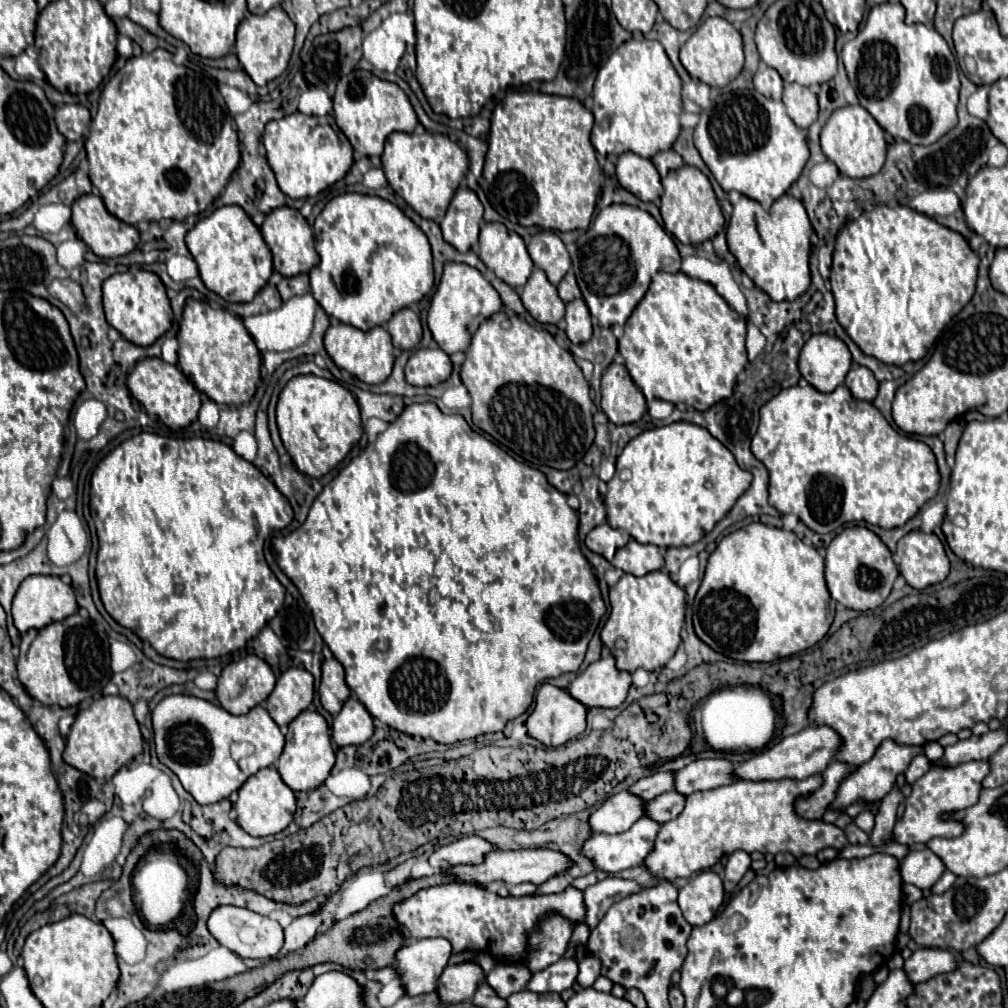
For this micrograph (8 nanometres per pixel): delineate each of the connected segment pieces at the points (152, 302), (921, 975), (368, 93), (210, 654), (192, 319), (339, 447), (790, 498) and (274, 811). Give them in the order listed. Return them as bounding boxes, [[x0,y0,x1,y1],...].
[[102,270,172,346],[904,948,960,982],[332,70,418,156],[90,432,294,662],[178,300,262,406],[276,376,362,478],[752,384,940,534],[234,766,296,836]]

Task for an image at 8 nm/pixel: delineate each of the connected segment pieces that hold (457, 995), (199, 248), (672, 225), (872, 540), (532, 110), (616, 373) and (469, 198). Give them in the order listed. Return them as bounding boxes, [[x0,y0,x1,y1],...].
[[438,962,486,1002],[186,206,272,302],[660,166,724,244],[826,526,898,612],[482,92,603,232],[602,362,646,426],[440,188,482,252]]

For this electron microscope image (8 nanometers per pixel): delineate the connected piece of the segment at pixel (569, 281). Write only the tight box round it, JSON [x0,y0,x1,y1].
[558,270,580,302]

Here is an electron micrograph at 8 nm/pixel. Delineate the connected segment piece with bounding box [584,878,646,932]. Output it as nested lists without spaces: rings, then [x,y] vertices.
[[[606,878],[594,886],[588,886],[584,890],[584,904],[586,904],[586,918],[584,924],[590,928],[590,932],[600,924],[600,918],[604,918],[606,910],[622,900],[624,896],[638,892],[646,884],[638,884],[634,880],[620,880],[620,878]]]

